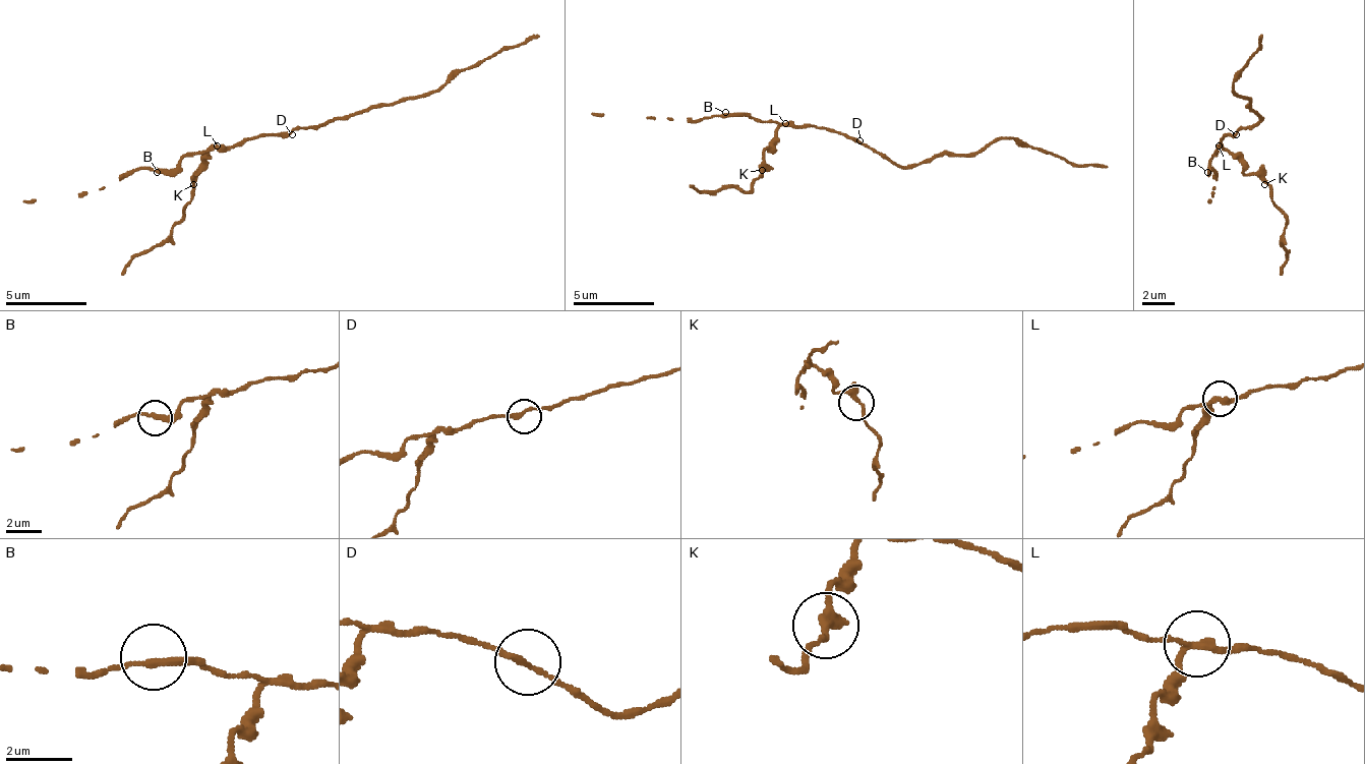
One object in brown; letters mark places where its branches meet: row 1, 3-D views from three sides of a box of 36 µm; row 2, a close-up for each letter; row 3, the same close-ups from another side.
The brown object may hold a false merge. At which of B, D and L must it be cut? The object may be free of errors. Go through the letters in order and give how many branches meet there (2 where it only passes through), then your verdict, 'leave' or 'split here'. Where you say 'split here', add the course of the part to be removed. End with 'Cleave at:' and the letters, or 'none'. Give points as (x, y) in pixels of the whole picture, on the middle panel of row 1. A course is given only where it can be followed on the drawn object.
B: 2 branches meet; leave
D: 2 branches meet; leave
L: 3 branches meet; split here; foreign part runs (786, 124), (750, 190), (689, 186)
Cleave at: L

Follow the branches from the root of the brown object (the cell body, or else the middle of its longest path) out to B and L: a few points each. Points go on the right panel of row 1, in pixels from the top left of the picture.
B: (1236, 130), (1220, 142), (1207, 172)
L: (1236, 130), (1228, 134), (1220, 147)

